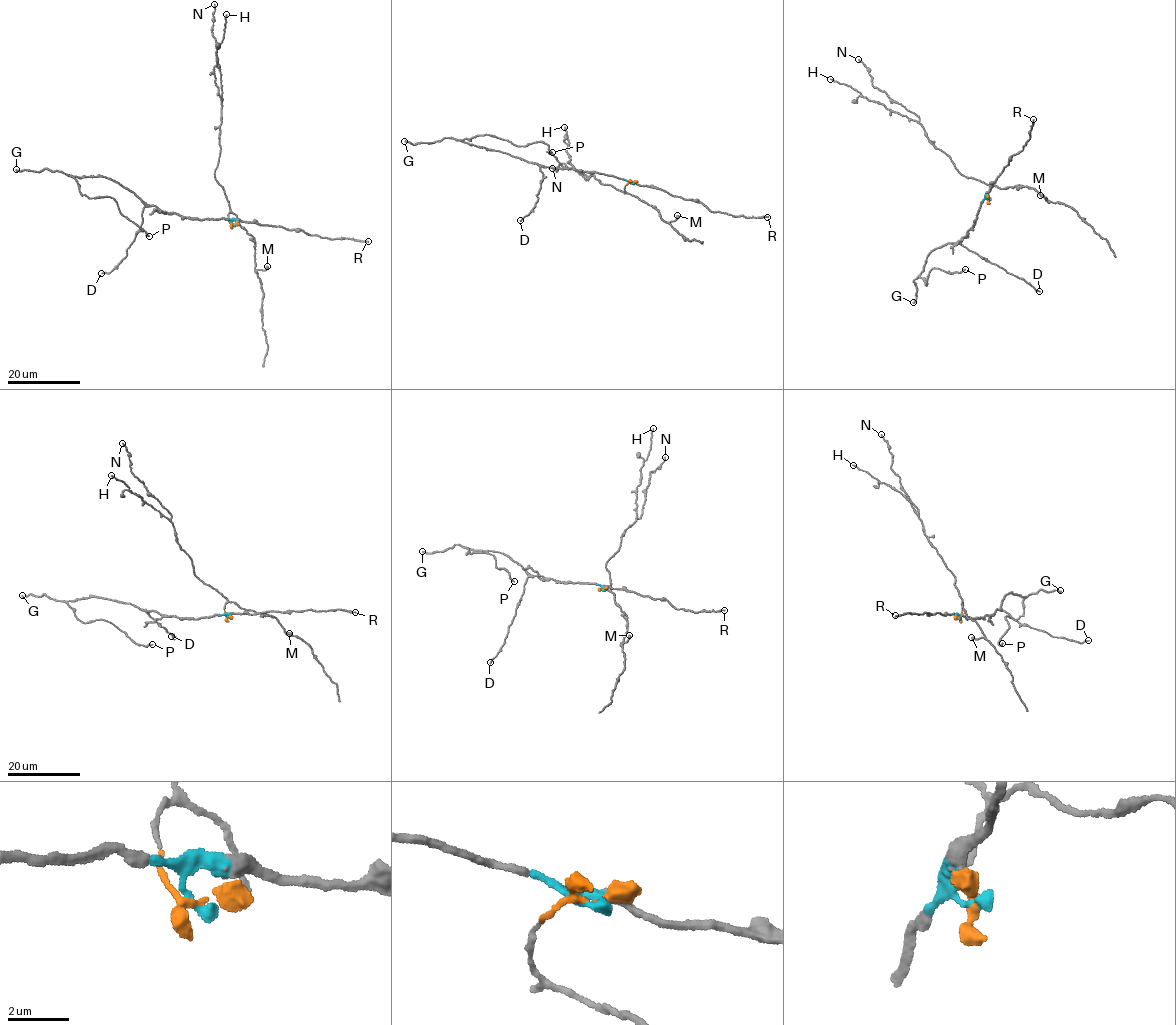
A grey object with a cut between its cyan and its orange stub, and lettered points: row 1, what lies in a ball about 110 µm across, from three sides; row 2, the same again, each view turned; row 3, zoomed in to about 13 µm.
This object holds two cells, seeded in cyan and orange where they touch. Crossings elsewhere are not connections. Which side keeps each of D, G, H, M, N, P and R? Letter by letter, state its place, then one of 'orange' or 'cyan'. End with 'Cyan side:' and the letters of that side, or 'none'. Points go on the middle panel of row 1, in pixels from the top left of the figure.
D: (520, 220) | cyan
G: (404, 141) | cyan
H: (564, 127) | orange
M: (677, 215) | orange
N: (552, 168) | orange
P: (552, 152) | cyan
R: (767, 217) | cyan
Cyan side: D, G, P, R

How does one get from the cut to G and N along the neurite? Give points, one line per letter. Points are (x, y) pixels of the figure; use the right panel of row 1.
G: (989, 199), (982, 201), (965, 238), (929, 253), (921, 273), (913, 282), (917, 291), (913, 302)
N: (989, 199), (990, 186), (961, 174), (951, 159), (927, 137), (918, 116), (873, 87), (867, 68), (858, 59)

